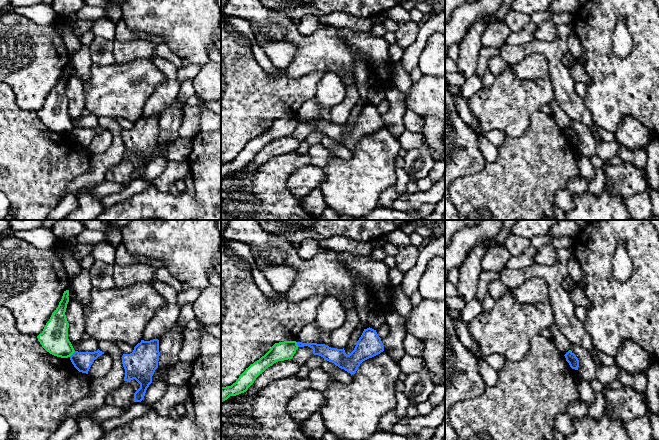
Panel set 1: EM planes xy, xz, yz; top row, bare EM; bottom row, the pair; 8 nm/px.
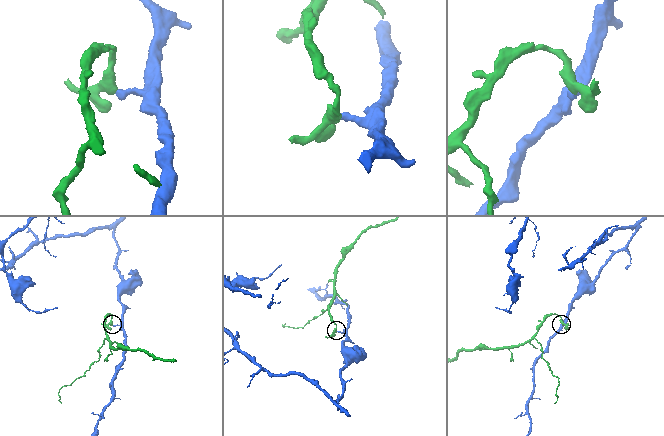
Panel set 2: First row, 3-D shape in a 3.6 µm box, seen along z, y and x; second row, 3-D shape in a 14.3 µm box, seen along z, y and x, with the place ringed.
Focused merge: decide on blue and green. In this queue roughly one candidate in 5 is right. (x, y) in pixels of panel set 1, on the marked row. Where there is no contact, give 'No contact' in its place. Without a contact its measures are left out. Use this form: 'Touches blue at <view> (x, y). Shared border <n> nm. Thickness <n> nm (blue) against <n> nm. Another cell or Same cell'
Touches blue at xy (73, 353). Shared border 70 nm. Thickness 160 nm (blue) against 220 nm. Another cell

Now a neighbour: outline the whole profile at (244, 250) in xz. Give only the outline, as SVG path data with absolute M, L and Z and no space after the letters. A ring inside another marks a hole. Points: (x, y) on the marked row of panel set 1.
M227 240L226 246L237 252L242 258L246 259L247 261L251 261L253 259L253 251L251 247L245 243L235 240Z

